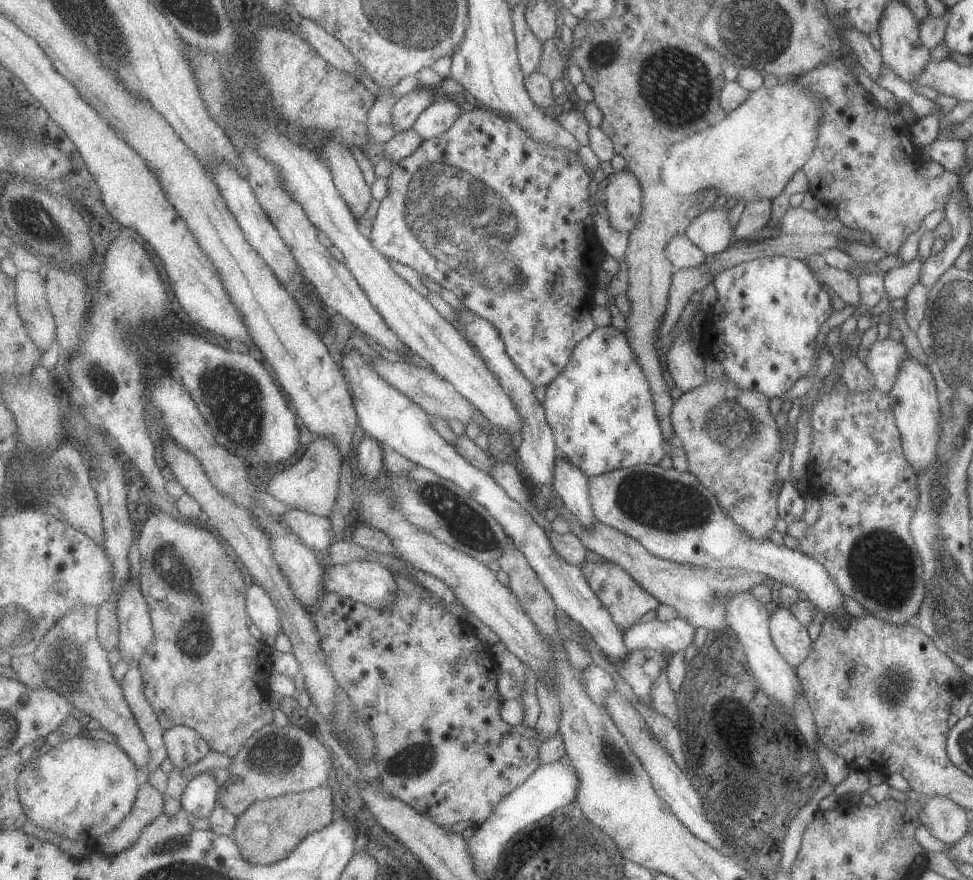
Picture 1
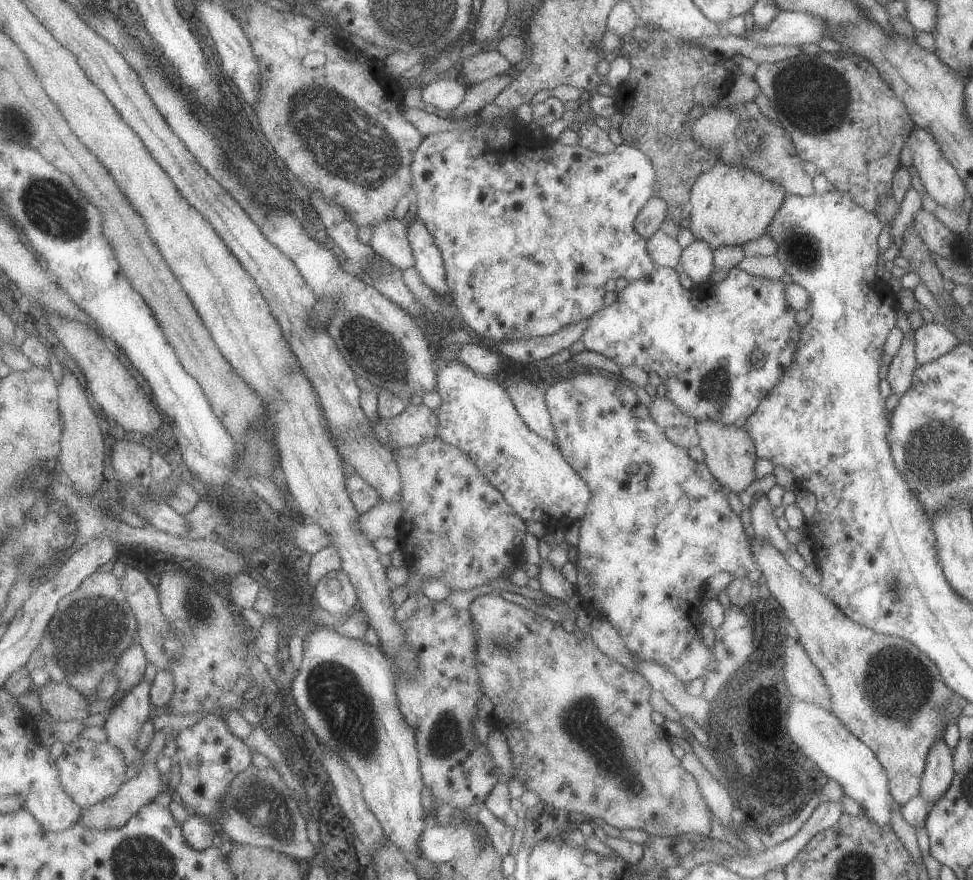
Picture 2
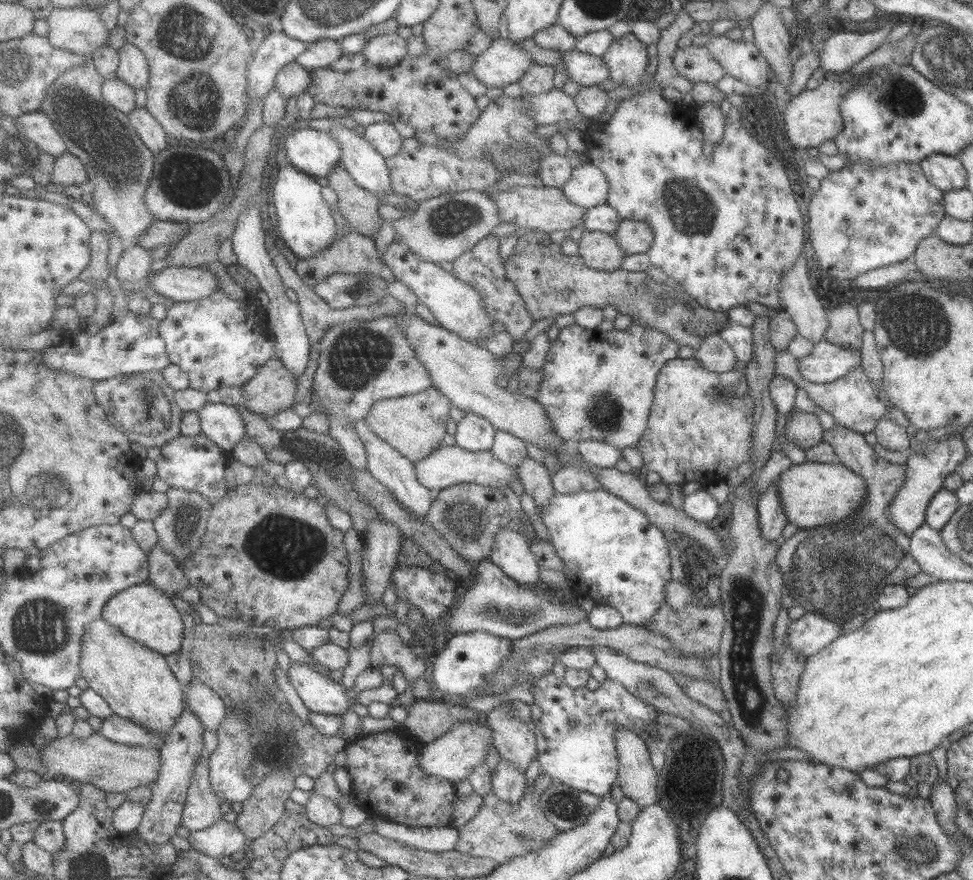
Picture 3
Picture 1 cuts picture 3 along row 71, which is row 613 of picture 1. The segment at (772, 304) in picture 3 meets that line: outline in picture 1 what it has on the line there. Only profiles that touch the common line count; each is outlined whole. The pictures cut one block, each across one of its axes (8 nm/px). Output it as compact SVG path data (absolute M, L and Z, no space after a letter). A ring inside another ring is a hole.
M591 556L581 567L586 574L586 582L592 588L592 592L596 593L598 600L610 612L612 620L618 624L620 629L632 626L646 612L656 610L660 606L658 598L654 598L629 571L614 562Z

